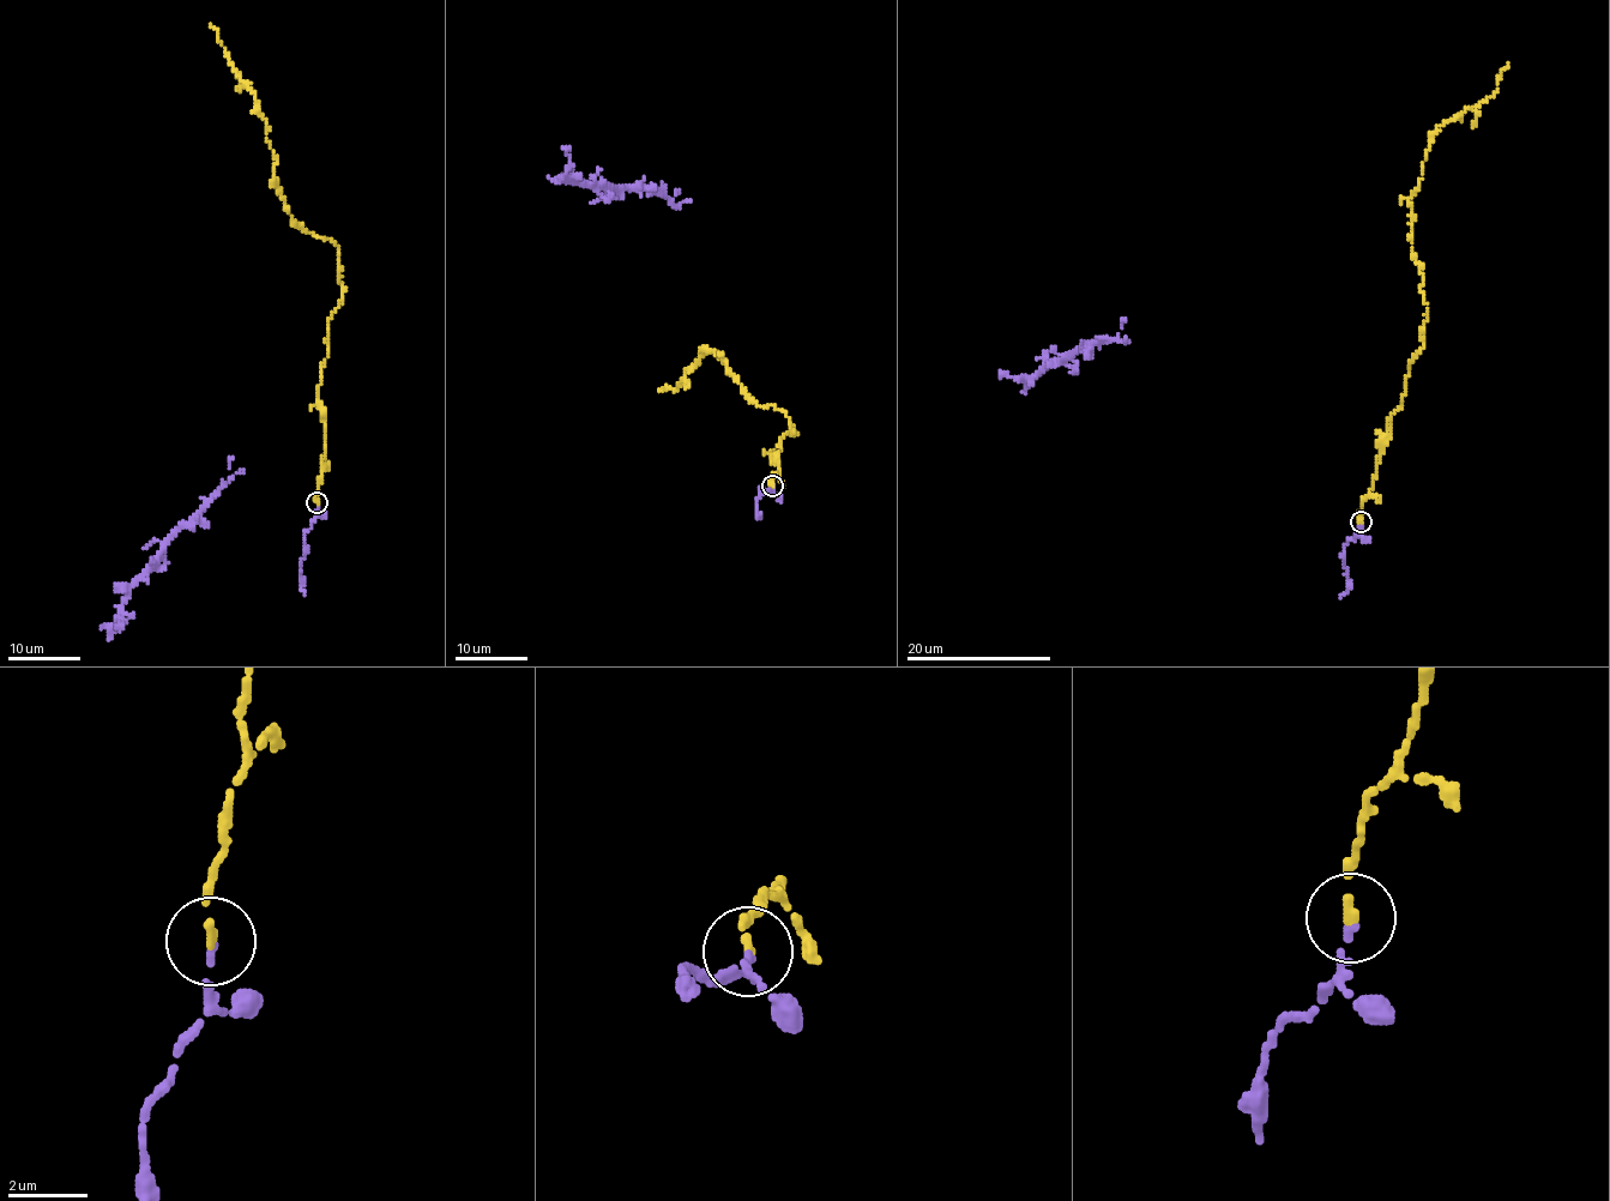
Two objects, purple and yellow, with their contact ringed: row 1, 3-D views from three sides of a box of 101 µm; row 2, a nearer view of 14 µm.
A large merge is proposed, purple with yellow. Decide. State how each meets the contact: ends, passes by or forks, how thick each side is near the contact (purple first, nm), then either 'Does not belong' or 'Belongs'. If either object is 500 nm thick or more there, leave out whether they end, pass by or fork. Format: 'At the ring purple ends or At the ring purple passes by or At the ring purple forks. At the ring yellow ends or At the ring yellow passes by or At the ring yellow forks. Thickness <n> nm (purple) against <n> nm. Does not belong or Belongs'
At the ring purple ends. At the ring yellow ends. Thickness 170 nm (purple) against 240 nm. Belongs

